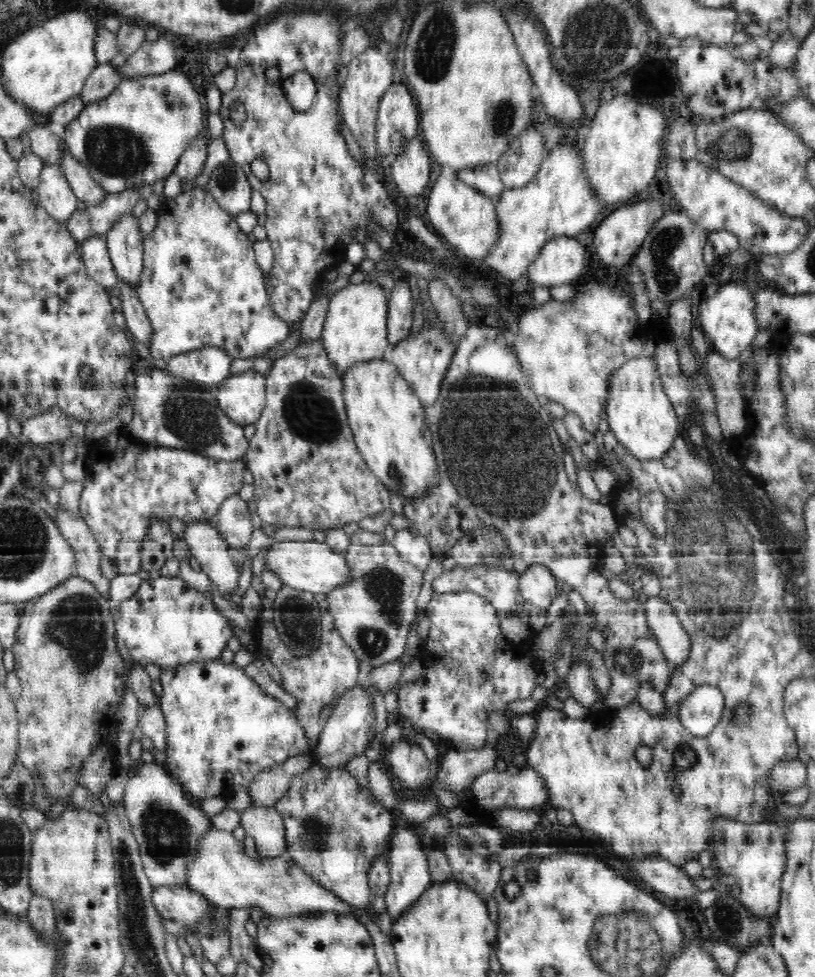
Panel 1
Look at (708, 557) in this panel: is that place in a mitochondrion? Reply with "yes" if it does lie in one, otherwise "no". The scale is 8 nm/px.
yes

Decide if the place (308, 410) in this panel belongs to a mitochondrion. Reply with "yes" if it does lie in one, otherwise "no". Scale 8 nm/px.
yes

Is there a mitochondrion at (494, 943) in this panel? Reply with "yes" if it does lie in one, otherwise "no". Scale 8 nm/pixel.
no

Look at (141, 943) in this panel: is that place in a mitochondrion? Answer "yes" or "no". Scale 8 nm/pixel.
yes

